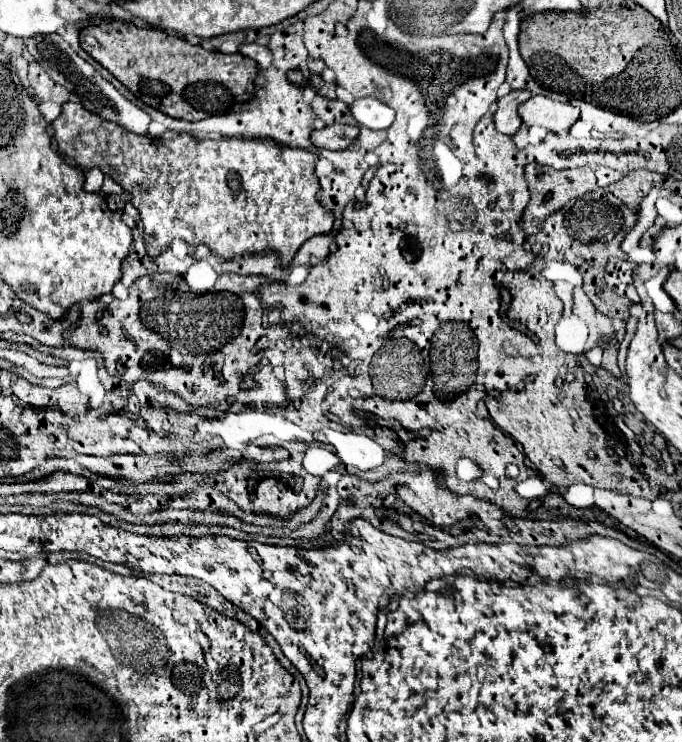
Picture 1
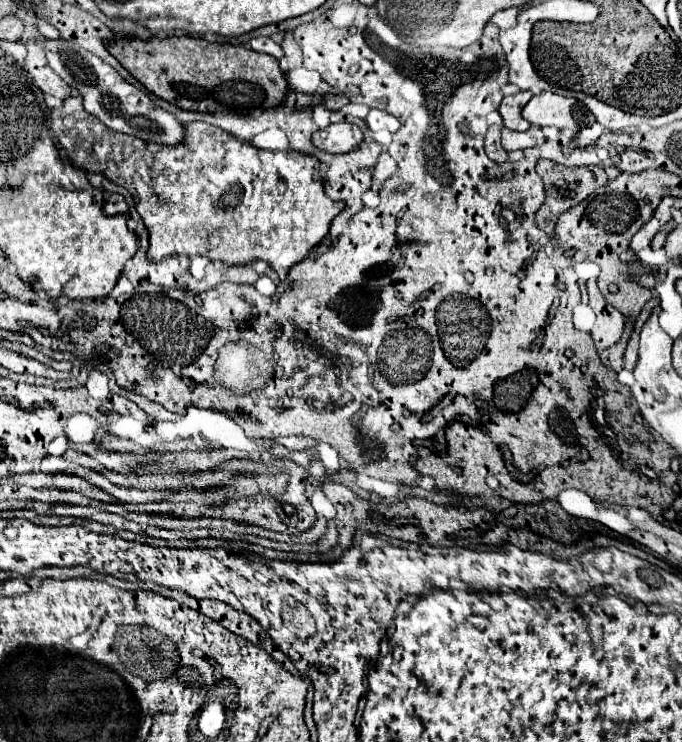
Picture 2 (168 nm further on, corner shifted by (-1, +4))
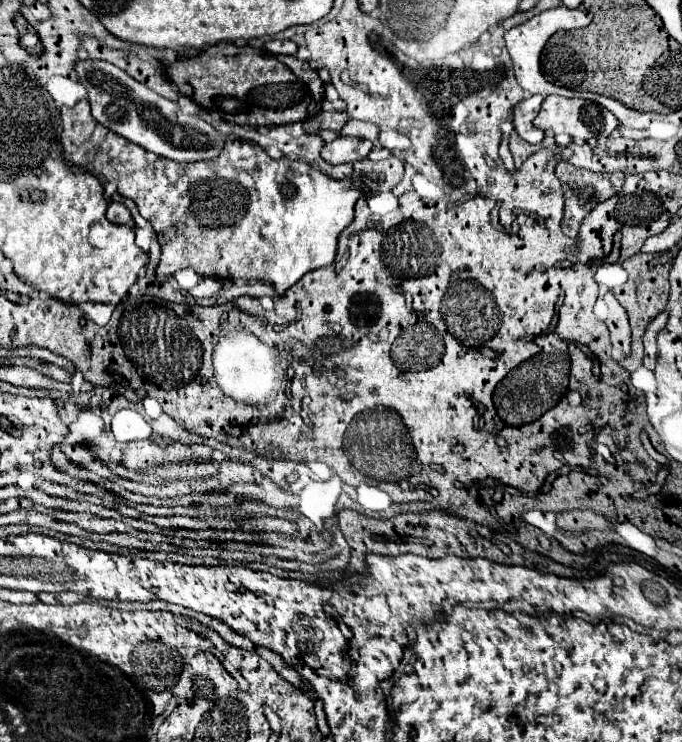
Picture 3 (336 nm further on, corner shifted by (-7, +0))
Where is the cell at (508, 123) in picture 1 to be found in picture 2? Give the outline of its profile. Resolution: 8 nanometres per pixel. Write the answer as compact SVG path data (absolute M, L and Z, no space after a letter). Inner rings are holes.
M519 91L517 95L509 95L501 101L499 113L503 115L505 127L509 127L513 131L527 131L529 129L529 123L521 117L521 111L529 103L531 97L533 97L531 91Z

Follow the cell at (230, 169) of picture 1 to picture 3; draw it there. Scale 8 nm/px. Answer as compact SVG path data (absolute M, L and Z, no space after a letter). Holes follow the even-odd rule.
M87 99L79 101L75 107L61 107L61 123L65 159L73 165L85 167L87 171L103 175L107 181L115 181L117 191L123 197L133 199L139 213L153 225L161 245L161 261L157 265L157 279L161 281L169 279L183 267L193 267L205 277L269 281L277 293L283 295L305 273L333 263L337 237L353 221L353 207L361 195L357 189L343 189L337 179L327 177L309 163L289 161L287 157L275 161L259 145L233 135L225 137L223 151L209 161L179 163L159 157L97 123Z

